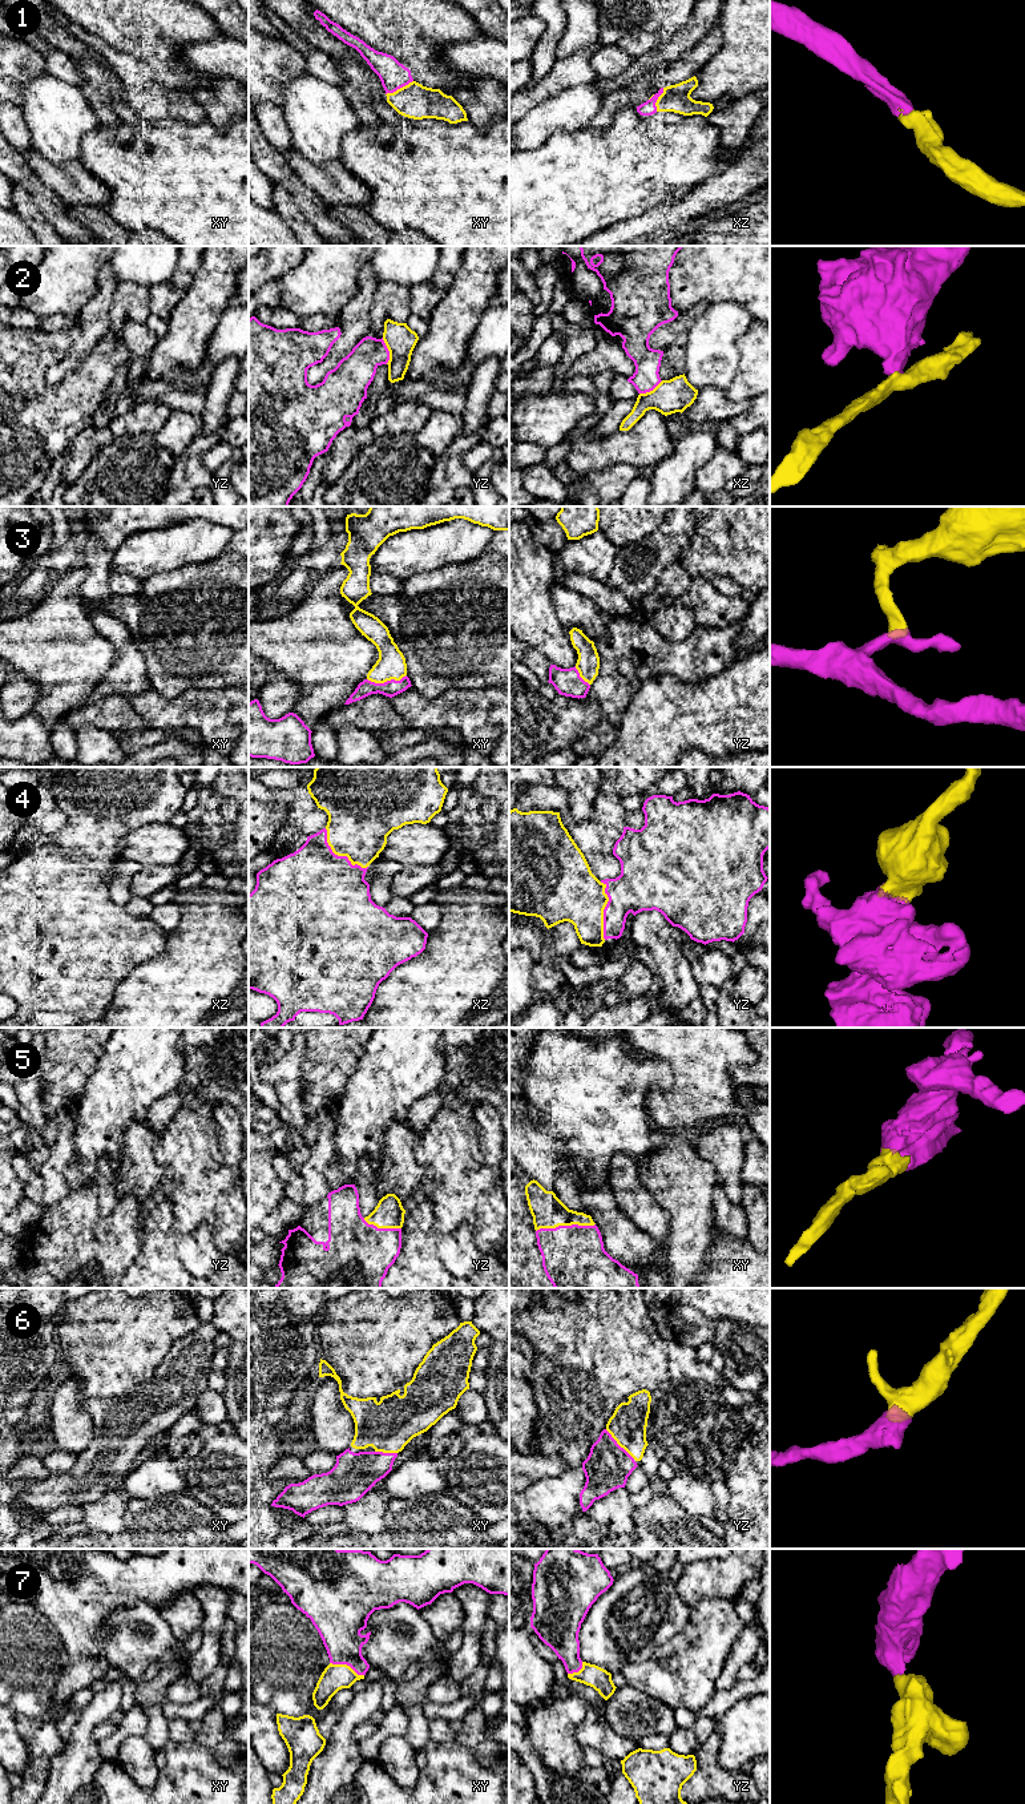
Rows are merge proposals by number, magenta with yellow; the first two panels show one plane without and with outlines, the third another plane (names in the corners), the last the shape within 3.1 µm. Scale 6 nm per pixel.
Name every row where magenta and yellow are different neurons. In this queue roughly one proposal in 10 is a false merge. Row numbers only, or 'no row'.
2

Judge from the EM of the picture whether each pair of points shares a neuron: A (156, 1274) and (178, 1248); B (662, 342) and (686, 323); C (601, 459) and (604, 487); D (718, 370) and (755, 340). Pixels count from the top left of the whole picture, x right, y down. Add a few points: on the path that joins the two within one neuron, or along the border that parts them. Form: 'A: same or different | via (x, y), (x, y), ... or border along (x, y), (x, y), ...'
A: same | via (162, 1267), (174, 1255)
B: same | via (668, 337), (681, 323)
C: different | border along (633, 465), (616, 464), (590, 472), (586, 476)
D: different | border along (751, 322), (739, 340), (739, 364), (731, 382)

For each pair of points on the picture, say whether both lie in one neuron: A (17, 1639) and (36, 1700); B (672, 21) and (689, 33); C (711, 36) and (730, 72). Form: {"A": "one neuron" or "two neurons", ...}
{"A": "one neuron", "B": "two neurons", "C": "two neurons"}

